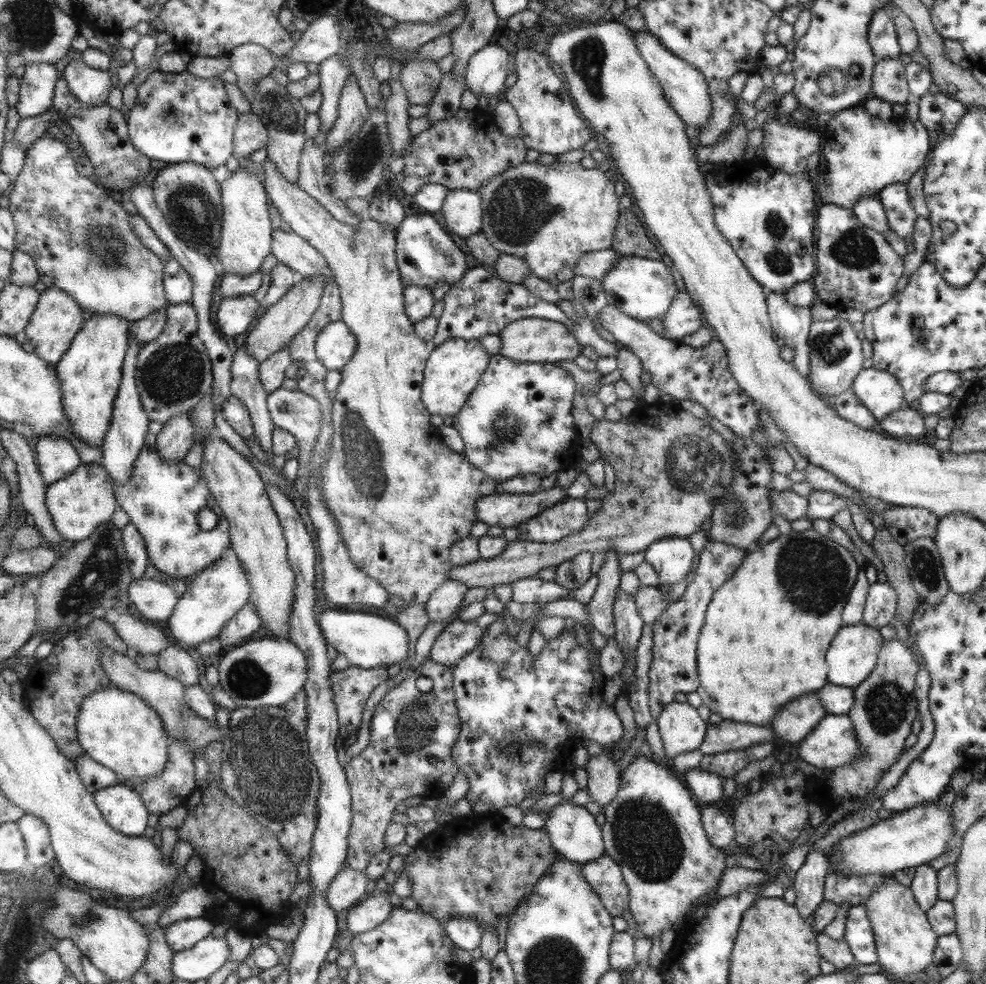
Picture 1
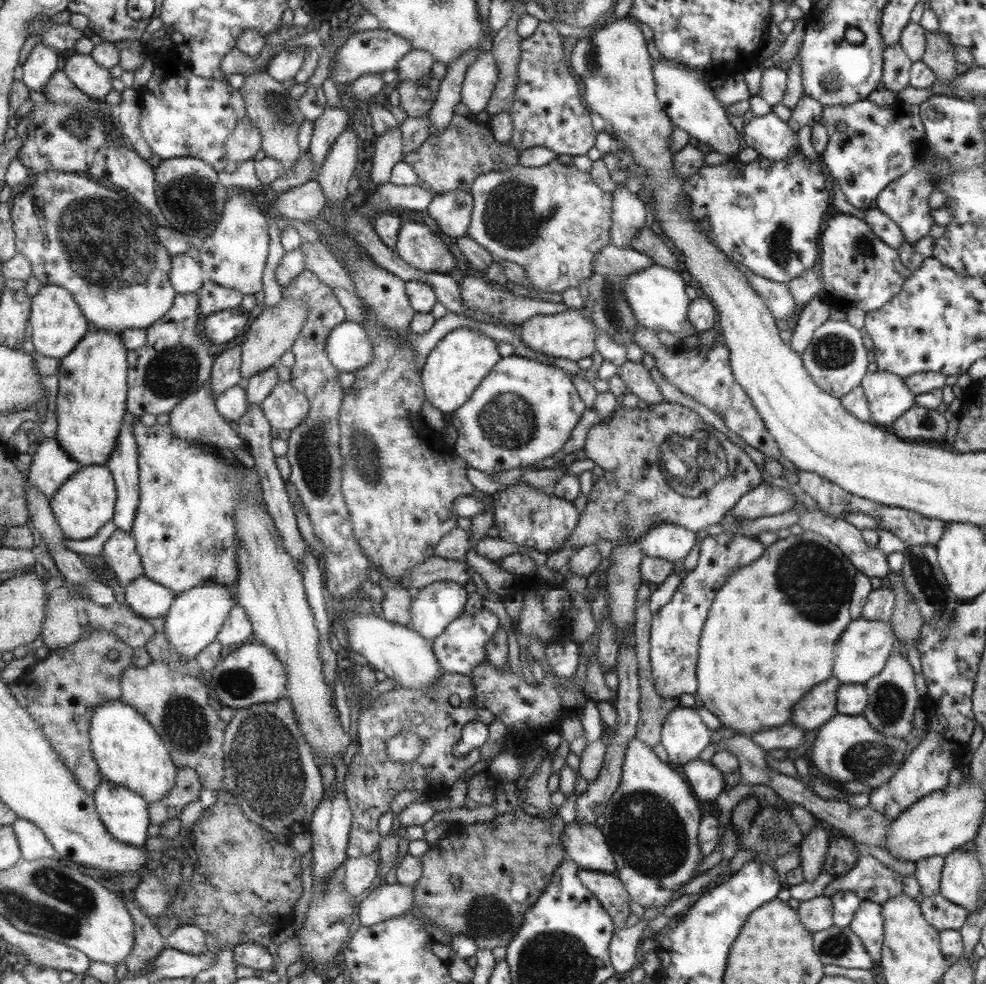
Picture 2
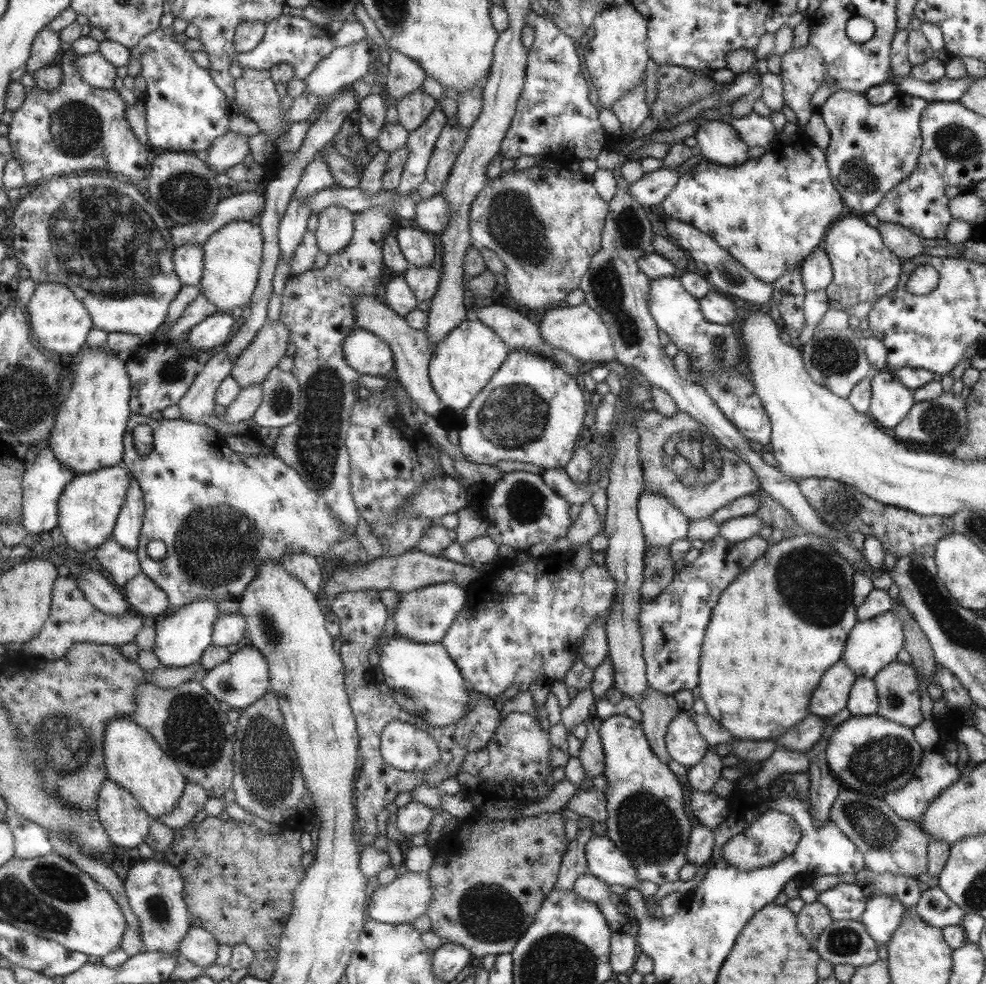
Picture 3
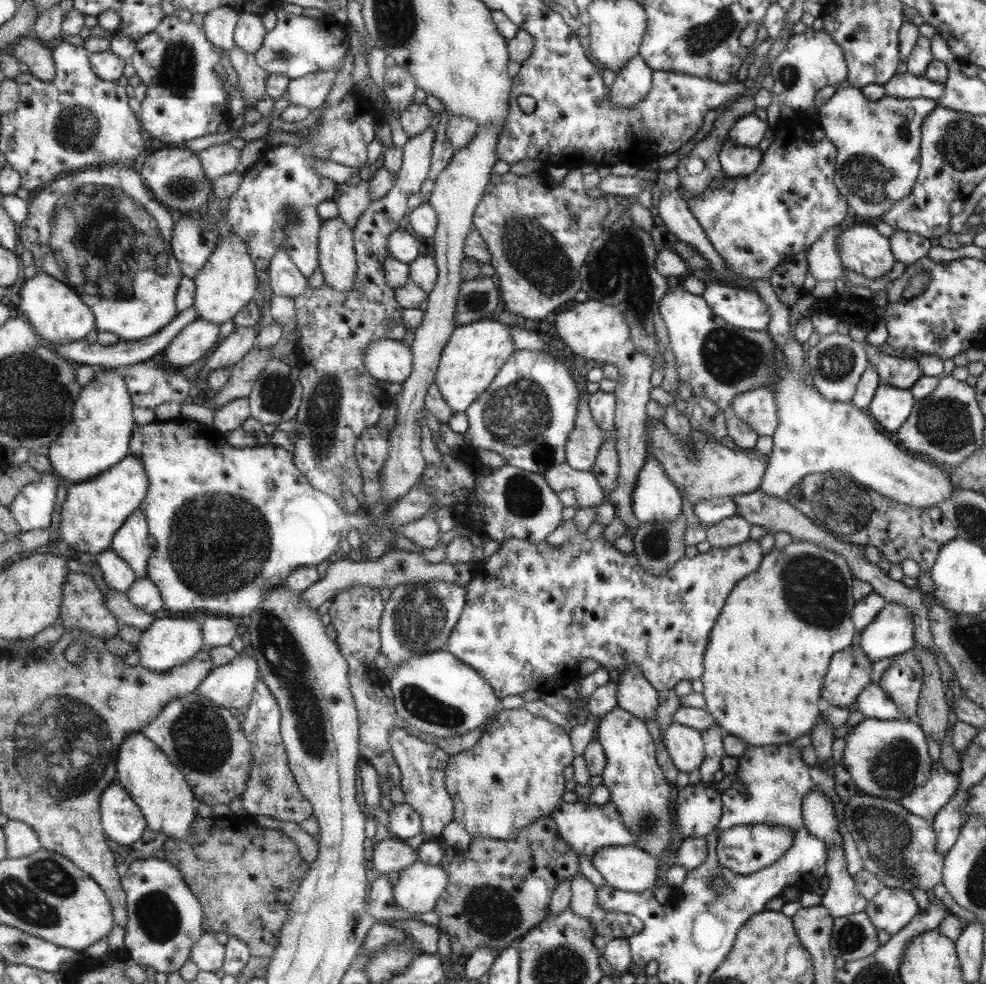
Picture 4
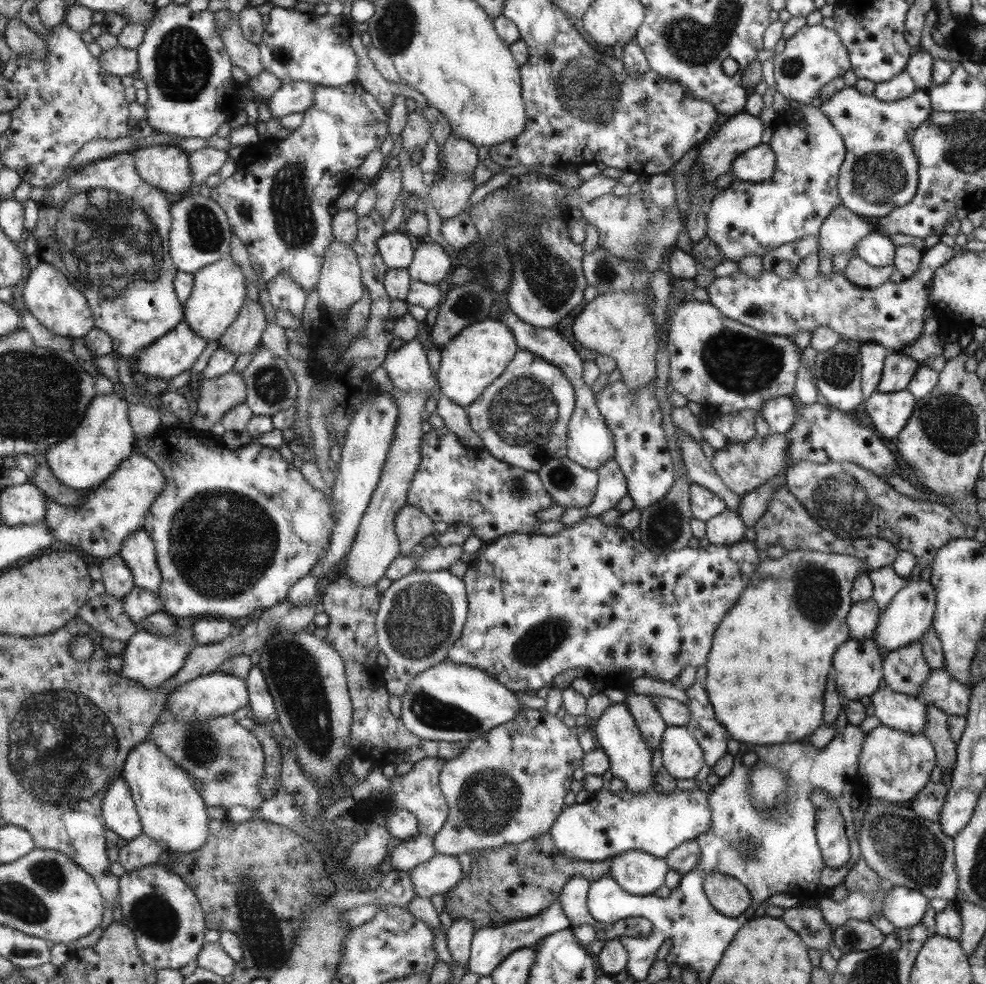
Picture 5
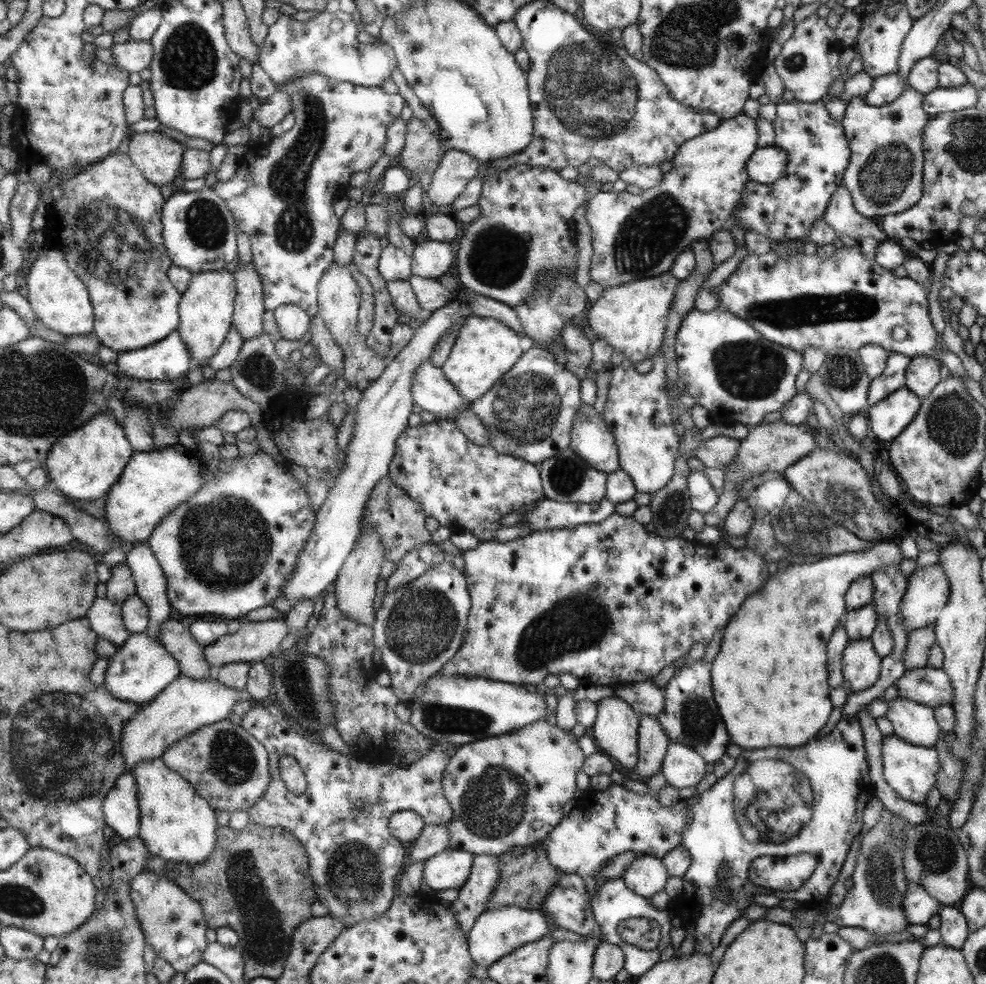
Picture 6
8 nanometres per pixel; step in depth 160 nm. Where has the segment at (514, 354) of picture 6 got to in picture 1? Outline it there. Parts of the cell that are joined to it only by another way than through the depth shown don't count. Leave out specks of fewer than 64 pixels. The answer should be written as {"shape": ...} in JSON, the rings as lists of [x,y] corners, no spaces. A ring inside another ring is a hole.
{"shape":[[[450,338],[438,345],[432,351],[424,372],[422,398],[427,410],[431,414],[450,417],[459,413],[472,390],[479,384],[490,358],[478,339]]]}

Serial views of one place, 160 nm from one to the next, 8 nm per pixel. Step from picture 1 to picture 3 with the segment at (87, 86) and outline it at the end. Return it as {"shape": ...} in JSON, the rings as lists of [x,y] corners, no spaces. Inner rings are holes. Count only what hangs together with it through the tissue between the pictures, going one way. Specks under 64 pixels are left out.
{"shape":[[[99,51],[77,57],[76,70],[80,71],[85,82],[96,88],[111,90],[117,80],[117,67]]]}

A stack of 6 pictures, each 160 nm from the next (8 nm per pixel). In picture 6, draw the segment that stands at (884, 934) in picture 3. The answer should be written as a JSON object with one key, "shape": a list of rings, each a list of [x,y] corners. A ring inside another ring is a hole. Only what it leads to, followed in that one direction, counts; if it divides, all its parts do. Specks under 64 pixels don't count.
{"shape":[[[908,884],[903,898],[903,911],[909,924],[926,925],[929,918],[940,909],[940,902],[918,884]]]}

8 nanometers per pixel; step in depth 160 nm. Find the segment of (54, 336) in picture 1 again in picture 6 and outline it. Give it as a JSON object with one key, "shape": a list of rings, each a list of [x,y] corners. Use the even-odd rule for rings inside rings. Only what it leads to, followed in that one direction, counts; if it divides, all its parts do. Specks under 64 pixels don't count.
{"shape":[[[45,246],[42,248],[27,276],[28,299],[33,304],[35,314],[46,328],[64,336],[91,334],[94,331],[95,314],[88,286],[72,271],[63,251]]]}

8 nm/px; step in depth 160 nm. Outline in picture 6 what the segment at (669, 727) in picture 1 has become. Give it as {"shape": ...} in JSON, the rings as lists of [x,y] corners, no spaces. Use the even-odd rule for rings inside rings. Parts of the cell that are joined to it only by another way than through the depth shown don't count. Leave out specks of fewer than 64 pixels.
{"shape":[[[669,741],[660,766],[666,784],[677,790],[698,784],[705,772],[703,759],[693,747],[679,741]]]}

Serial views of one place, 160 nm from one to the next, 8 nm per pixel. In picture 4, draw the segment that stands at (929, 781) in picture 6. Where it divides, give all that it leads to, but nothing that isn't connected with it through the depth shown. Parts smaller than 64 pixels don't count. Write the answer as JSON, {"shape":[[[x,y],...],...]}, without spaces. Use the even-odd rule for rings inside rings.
{"shape":[[[864,719],[843,737],[842,766],[858,794],[897,802],[928,781],[932,770],[924,732],[915,720]]]}

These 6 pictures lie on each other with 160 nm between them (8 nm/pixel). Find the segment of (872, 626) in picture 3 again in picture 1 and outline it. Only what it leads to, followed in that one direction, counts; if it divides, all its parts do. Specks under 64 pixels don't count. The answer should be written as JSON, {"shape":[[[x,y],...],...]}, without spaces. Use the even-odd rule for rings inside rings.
{"shape":[[[863,622],[844,625],[833,637],[827,651],[828,684],[854,690],[868,678],[873,668],[876,668],[877,658],[884,646],[883,642],[876,627],[865,626]]]}

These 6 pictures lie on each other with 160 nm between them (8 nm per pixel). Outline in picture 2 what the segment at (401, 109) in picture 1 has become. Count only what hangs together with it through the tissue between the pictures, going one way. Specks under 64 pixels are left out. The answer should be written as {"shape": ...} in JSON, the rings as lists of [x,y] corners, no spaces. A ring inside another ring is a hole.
{"shape":[[[401,127],[377,136],[371,179],[377,187],[389,183],[393,166],[404,160],[405,139]]]}

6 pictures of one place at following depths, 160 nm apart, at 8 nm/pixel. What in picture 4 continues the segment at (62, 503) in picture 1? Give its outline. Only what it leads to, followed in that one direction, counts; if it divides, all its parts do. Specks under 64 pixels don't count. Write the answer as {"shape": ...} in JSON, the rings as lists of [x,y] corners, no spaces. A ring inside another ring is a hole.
{"shape":[[[128,457],[99,476],[82,483],[72,483],[60,512],[63,542],[79,552],[101,554],[112,548],[113,538],[125,521],[140,508],[147,497],[150,482],[144,462]]]}

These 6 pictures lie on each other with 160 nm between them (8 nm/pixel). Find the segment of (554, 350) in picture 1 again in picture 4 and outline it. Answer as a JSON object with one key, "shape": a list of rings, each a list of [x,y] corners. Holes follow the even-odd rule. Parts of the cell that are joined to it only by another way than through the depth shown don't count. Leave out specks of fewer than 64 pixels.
{"shape":[[[590,299],[577,303],[570,310],[556,315],[554,320],[555,333],[559,336],[560,346],[566,347],[569,354],[581,356],[585,360],[595,360],[617,367],[618,377],[616,387],[612,392],[615,395],[615,449],[617,452],[618,469],[616,485],[606,494],[605,502],[615,507],[616,517],[626,528],[626,535],[633,537],[640,521],[632,511],[632,492],[636,484],[637,475],[644,465],[647,454],[647,434],[645,404],[649,402],[650,390],[653,387],[650,381],[652,376],[652,359],[647,354],[641,354],[633,346],[631,331],[625,323],[625,316],[617,311],[617,307],[605,306]],[[628,664],[620,671],[616,692],[618,708],[631,712],[641,722],[645,720],[655,722],[657,694],[658,692],[643,678],[641,669],[637,666]]]}

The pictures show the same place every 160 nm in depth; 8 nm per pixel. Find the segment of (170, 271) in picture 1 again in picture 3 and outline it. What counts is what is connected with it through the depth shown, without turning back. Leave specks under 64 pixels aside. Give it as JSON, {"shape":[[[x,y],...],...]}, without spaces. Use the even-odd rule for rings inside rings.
{"shape":[[[189,243],[176,248],[175,270],[183,285],[201,286],[204,277],[204,255],[205,248],[201,244]]]}

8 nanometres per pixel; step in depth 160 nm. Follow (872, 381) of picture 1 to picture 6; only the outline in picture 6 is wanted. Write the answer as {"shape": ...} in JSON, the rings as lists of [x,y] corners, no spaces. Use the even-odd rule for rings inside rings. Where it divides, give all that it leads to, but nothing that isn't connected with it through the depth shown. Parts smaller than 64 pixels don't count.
{"shape":[[[900,388],[867,406],[869,428],[883,444],[890,443],[912,422],[919,408],[920,398],[907,388]]]}

